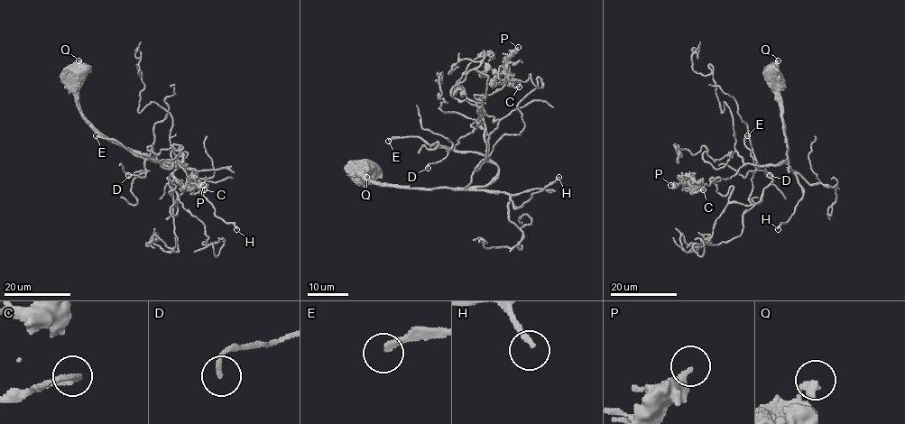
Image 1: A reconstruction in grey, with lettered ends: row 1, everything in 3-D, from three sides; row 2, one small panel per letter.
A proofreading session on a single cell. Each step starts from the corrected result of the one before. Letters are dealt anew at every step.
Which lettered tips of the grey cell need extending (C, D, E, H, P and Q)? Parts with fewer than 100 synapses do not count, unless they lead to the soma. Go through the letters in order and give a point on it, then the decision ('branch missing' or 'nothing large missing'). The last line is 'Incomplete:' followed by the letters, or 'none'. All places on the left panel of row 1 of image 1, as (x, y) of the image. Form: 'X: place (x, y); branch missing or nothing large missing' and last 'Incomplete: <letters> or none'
C: place (204, 189); nothing large missing
D: place (128, 175); branch missing
E: place (96, 135); branch missing
H: place (236, 229); branch missing
P: place (203, 185); nothing large missing
Q: place (78, 60); nothing large missing
Incomplete: D, E, H

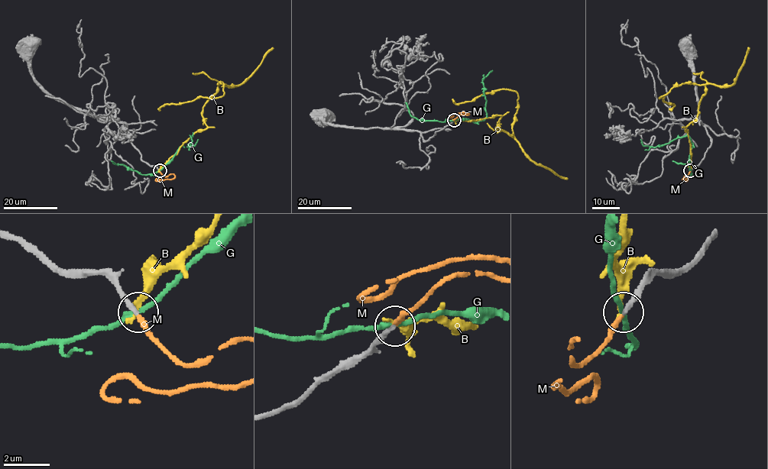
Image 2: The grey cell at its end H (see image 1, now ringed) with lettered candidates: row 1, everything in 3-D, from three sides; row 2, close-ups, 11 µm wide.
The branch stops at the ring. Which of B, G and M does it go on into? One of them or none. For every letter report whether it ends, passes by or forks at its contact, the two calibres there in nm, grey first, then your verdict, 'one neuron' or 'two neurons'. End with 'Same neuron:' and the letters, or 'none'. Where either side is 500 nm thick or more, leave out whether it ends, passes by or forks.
B: it ends; calibres 240 and 260 nm; two neurons
G: it passes by; calibres 240 and 200 nm; two neurons
M: it ends; calibres 200 and 200 nm; one neuron
Same neuron: M

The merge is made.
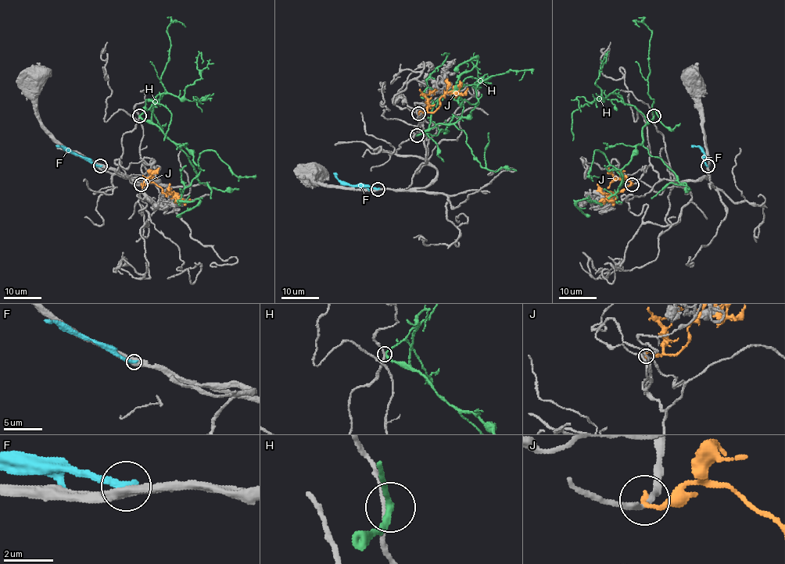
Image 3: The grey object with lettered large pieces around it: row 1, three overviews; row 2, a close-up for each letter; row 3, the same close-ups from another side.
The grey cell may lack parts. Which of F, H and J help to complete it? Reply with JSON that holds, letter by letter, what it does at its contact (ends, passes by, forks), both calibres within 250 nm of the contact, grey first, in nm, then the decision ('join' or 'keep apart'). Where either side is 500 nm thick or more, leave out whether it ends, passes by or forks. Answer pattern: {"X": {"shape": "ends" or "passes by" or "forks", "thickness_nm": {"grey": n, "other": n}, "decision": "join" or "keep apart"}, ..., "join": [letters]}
{"F": {"thickness_nm": {"grey": 500, "other": 320}, "decision": "keep apart"}, "H": {"shape": "passes by", "thickness_nm": {"grey": 190, "other": 260}, "decision": "keep apart"}, "J": {"shape": "ends", "thickness_nm": {"grey": 200, "other": 200}, "decision": "keep apart"}, "join": []}

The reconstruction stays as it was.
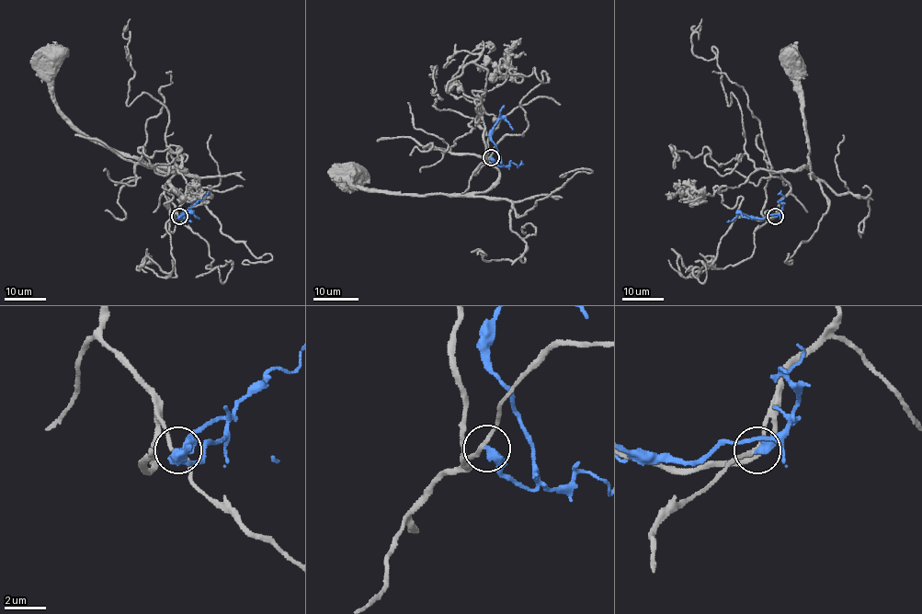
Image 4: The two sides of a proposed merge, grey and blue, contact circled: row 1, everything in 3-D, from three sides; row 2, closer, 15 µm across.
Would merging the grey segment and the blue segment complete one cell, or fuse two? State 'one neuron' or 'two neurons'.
two neurons

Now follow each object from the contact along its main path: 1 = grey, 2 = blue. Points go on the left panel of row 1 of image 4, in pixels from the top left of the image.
1: (178, 216), (165, 185), (186, 171), (142, 164), (88, 139), (57, 106), (48, 64)
2: (178, 216), (188, 210), (183, 219), (180, 218), (192, 212), (199, 219)

